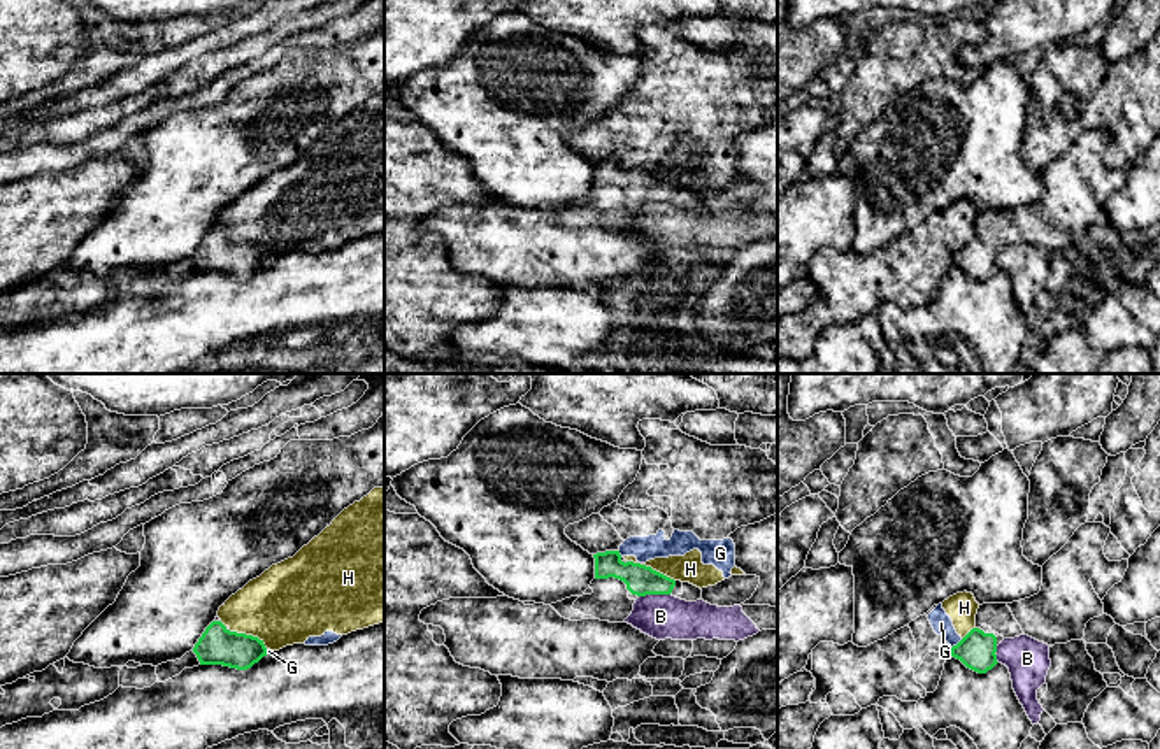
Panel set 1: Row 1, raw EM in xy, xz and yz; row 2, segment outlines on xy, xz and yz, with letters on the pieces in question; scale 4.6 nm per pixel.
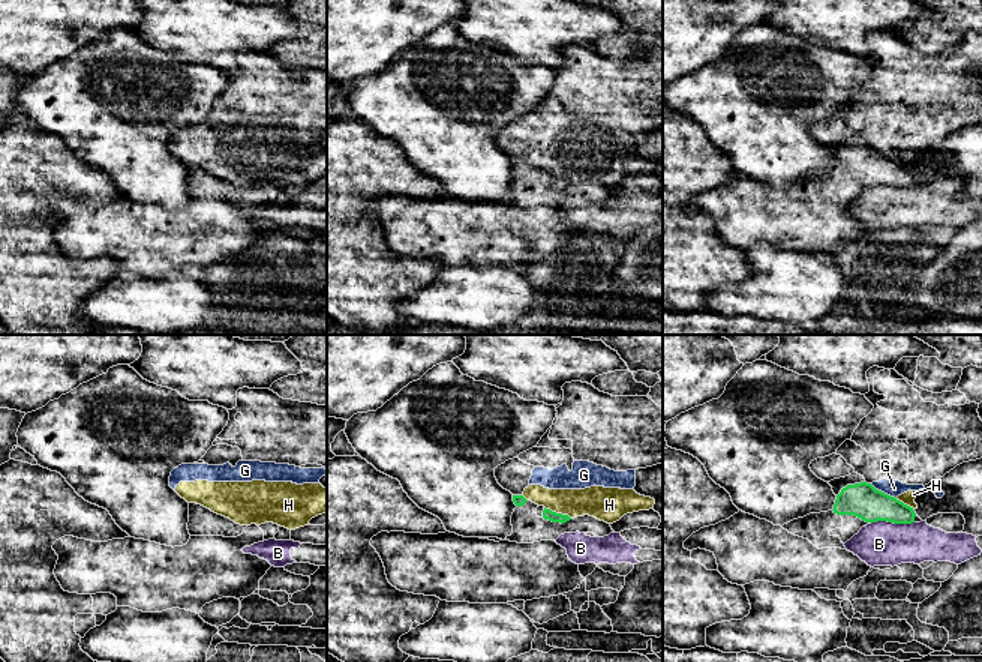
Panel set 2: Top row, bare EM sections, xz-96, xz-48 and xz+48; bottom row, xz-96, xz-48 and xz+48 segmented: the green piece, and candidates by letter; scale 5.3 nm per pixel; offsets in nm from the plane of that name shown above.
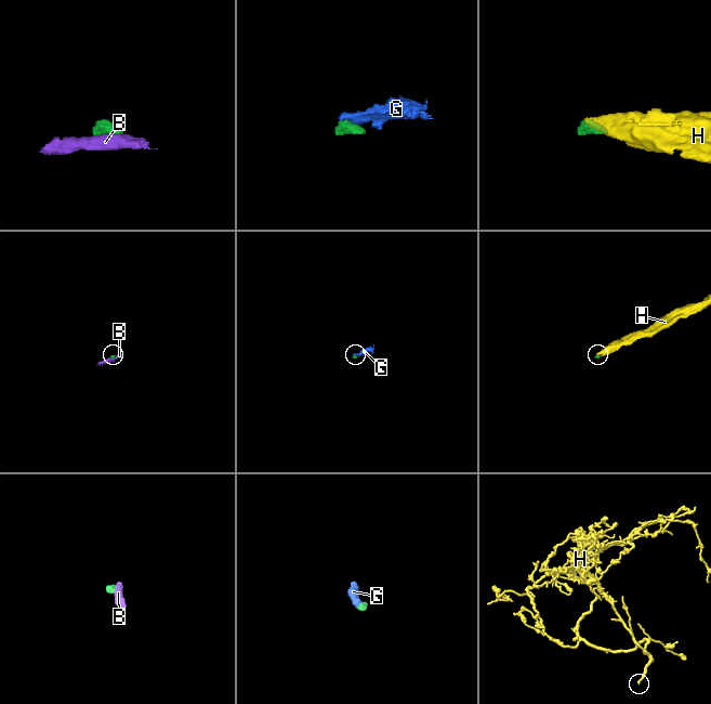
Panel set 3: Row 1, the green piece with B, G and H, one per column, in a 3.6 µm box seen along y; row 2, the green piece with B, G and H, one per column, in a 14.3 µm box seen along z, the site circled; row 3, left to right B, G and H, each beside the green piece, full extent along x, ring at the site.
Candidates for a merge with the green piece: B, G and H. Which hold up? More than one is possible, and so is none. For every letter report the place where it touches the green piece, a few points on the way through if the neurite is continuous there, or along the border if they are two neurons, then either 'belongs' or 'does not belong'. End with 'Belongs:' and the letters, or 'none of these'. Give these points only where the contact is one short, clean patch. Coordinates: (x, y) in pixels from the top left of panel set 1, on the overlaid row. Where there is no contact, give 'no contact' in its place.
B: meets green in xz at (653, 593); border along xz (669, 593), (646, 593), (639, 597); does not belong
G: meets green in yz at (959, 642); border along yz (962, 639), (952, 648); does not belong
H: meets green in xz at (650, 567); border along xz (627, 560), (650, 565), (674, 581); does not belong
Belongs: none of these

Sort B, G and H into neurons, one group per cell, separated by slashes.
B / G H

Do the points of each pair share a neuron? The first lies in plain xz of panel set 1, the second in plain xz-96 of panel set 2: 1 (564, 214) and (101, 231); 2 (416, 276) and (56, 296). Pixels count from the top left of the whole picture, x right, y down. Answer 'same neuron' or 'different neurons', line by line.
1: same neuron
2: same neuron

